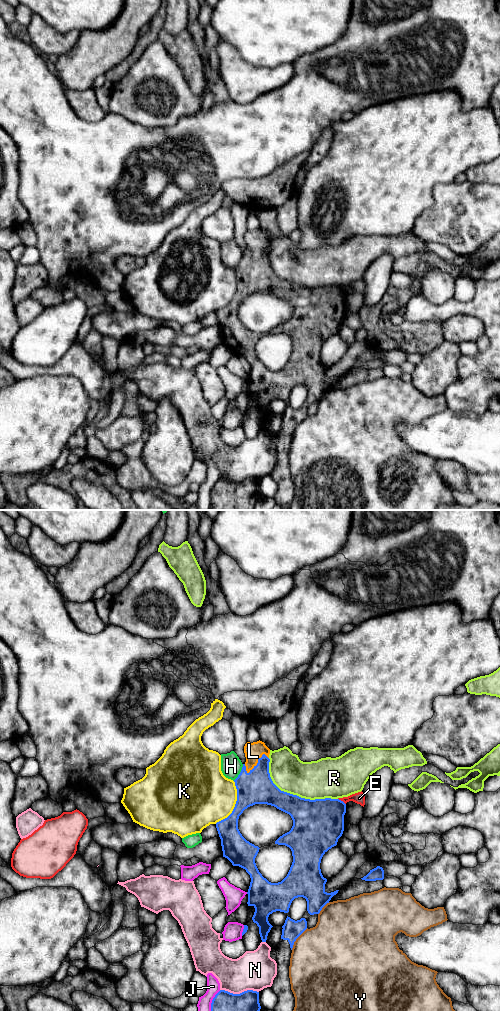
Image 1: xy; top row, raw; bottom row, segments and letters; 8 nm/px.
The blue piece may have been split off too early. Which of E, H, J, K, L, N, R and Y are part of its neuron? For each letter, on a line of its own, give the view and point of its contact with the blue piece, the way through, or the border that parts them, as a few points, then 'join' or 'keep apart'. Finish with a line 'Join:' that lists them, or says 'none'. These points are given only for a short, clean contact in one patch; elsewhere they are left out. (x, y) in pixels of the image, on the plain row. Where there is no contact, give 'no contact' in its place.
E: meets blue in xy at (342, 289); keep apart
H: meets blue in xy at (240, 260); keep apart
J: meets blue in xy at (211, 494); keep apart
K: meets blue in xy at (235, 293); keep apart
L: meets blue in xy at (258, 250); join
N: meets blue in xy at (240, 481); keep apart
R: meets blue in xy at (292, 282); keep apart
Y: meets blue in xy at (296, 426); keep apart
Join: L

